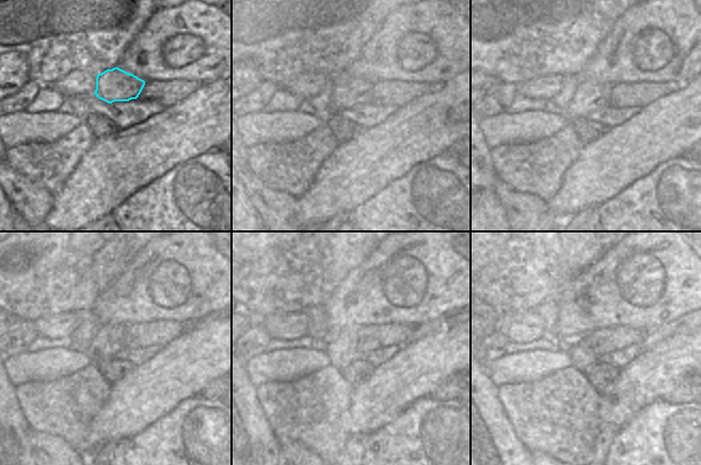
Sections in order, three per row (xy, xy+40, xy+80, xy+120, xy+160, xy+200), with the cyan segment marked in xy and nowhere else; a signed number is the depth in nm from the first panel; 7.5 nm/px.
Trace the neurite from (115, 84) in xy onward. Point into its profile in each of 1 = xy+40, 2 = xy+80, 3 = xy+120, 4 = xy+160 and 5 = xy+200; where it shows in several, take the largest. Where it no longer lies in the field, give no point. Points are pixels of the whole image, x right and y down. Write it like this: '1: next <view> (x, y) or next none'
1: next xy+40 (348, 91)
2: next xy+80 (588, 97)
3: next xy+120 (109, 339)
4: next xy+160 (341, 348)
5: next xy+200 (582, 356)

